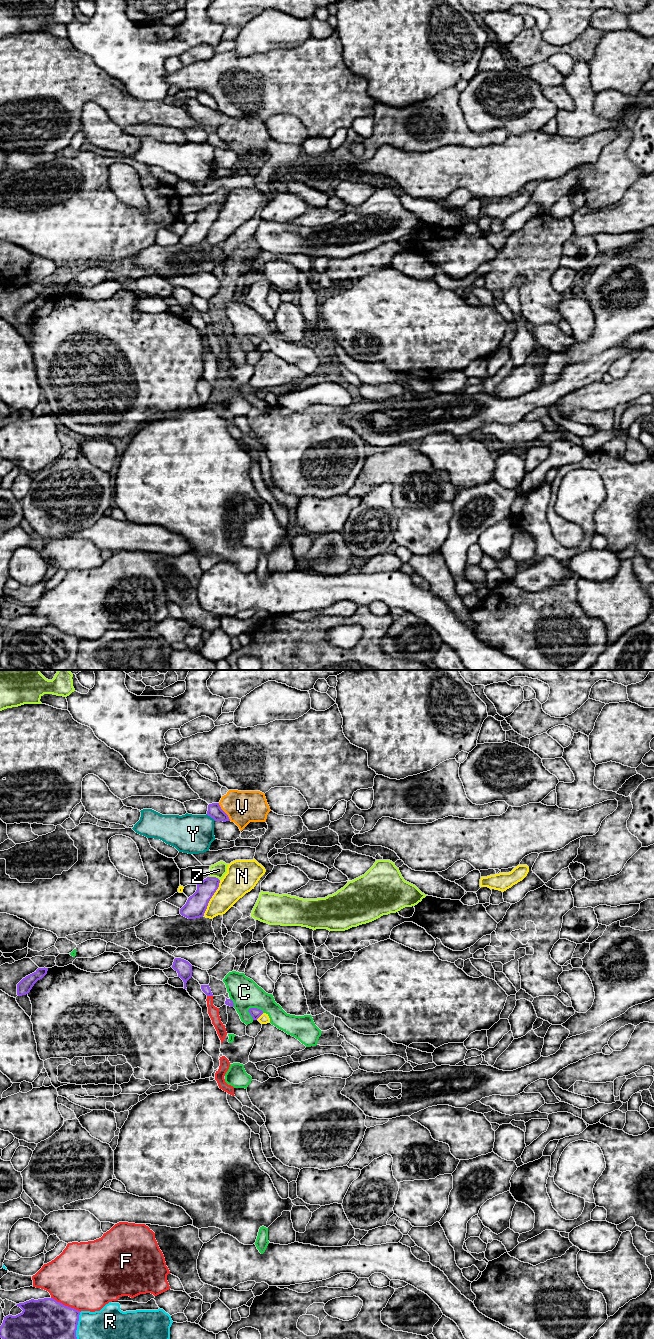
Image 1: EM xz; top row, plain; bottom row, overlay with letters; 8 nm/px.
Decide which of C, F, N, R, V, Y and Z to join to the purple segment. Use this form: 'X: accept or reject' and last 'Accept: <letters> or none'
C: reject
F: reject
N: reject
R: reject
V: reject
Y: reject
Z: reject
Accept: none

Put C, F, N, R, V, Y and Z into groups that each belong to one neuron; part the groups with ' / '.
C / F / N / R / V / Y / Z

